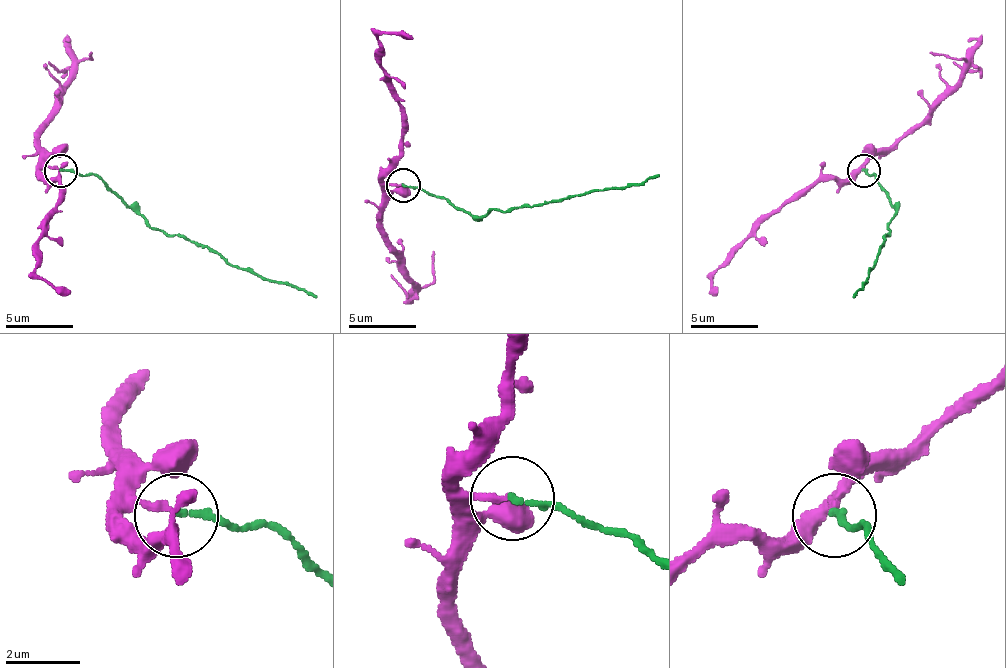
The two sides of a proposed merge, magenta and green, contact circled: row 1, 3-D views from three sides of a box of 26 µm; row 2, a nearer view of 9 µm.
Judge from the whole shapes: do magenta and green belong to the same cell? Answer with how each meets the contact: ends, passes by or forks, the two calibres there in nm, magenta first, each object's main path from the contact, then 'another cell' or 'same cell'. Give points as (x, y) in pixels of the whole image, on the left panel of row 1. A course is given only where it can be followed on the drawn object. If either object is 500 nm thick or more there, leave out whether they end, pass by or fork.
magenta ends there; green ends there; 190 nm thick on the magenta side, 170 nm on the other; magenta runs (58, 168), (41, 171), (58, 178), (58, 198), (38, 242), (34, 272), (71, 293); green runs (61, 171), (98, 175), (142, 219), (169, 235), (216, 249), (233, 266), (297, 286), (317, 296); another cell

